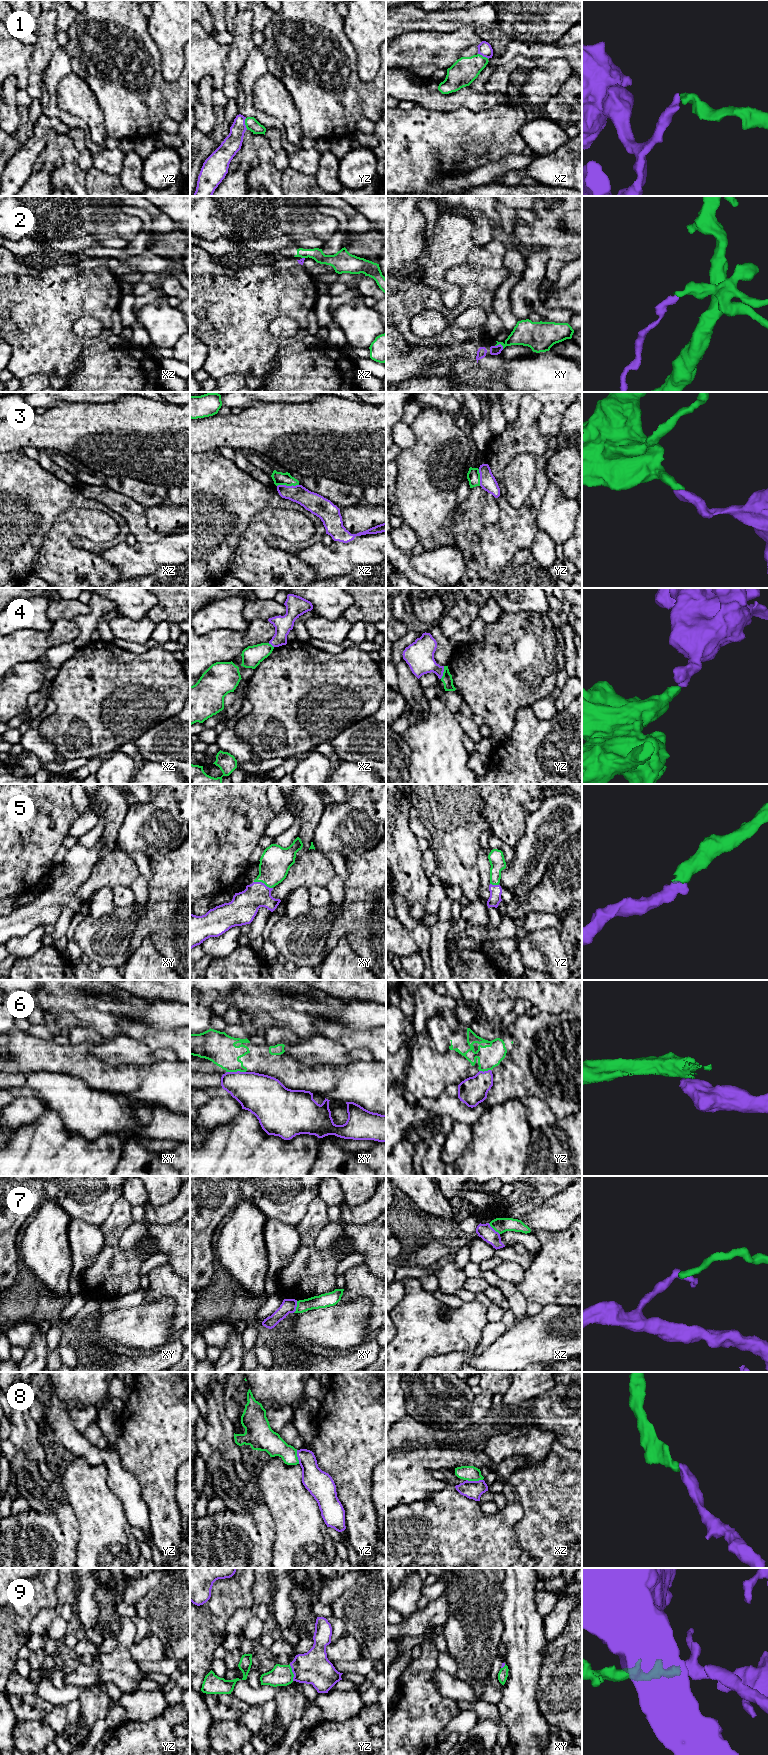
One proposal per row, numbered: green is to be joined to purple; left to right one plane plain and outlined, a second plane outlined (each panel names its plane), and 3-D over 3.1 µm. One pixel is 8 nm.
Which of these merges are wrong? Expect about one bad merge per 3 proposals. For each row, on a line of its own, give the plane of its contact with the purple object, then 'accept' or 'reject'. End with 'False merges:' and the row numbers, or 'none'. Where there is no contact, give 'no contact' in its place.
1: yz | accept
2: xy | reject
3: xz | reject
4: yz | reject
5: xy | accept
6: xy | reject
7: xz | accept
8: xz | accept
9: yz | accept
False merges: 2, 3, 4, 6

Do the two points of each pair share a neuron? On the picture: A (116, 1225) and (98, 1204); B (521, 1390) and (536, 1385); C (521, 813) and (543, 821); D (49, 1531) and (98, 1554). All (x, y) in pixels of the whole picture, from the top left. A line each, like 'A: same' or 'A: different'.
A: different
B: same
C: different
D: different

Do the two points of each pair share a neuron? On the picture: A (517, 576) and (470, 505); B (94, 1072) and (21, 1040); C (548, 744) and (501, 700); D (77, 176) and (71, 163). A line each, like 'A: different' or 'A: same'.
A: same
B: same
C: different
D: same

